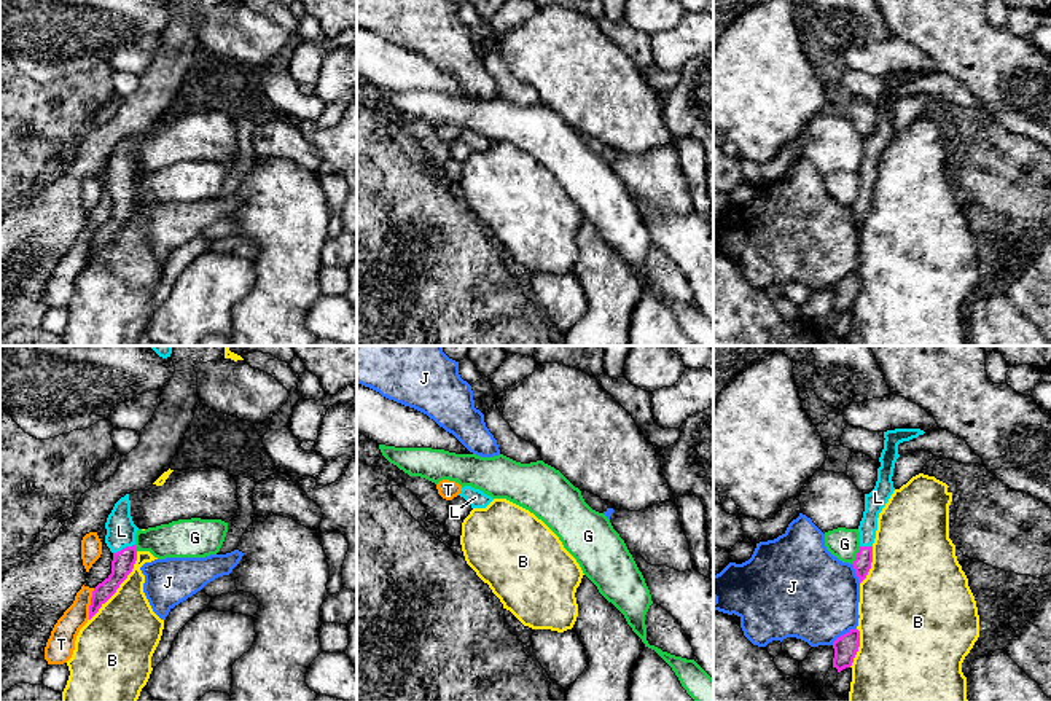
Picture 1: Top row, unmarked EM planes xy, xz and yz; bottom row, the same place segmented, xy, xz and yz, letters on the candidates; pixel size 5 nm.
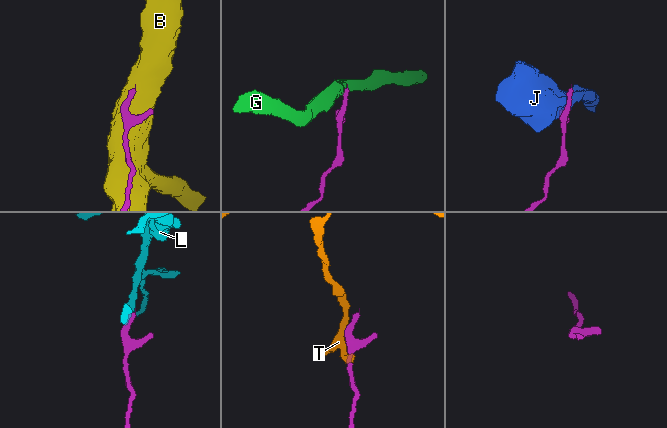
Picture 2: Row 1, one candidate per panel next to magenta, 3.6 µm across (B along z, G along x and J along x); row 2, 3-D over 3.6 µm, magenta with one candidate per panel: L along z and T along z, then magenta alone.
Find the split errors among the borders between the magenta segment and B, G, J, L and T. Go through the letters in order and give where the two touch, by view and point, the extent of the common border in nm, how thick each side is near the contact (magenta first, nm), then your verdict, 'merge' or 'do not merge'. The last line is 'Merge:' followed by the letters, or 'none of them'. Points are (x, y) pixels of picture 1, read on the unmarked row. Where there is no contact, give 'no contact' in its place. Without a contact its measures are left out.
B: xy (118, 230) | 420 nm | 110/360 nm | do not merge
G: yz (857, 198) | 100 nm | 90/160 nm | do not merge
J: yz (843, 278) | 150 nm | 120/460 nm | do not merge
L: xy (123, 191) | 120 nm | 110/150 nm | merge
T: xy (91, 247) | 160 nm | 110/140 nm | do not merge
Merge: L

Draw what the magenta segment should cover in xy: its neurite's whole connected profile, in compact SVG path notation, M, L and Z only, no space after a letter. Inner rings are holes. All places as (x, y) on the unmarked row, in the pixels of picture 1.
M129 137L115 147L107 161L105 172L105 186L113 196L111 217L92 234L89 263L116 236L119 228L132 215L137 204L135 177L139 170L134 167L131 159Z

